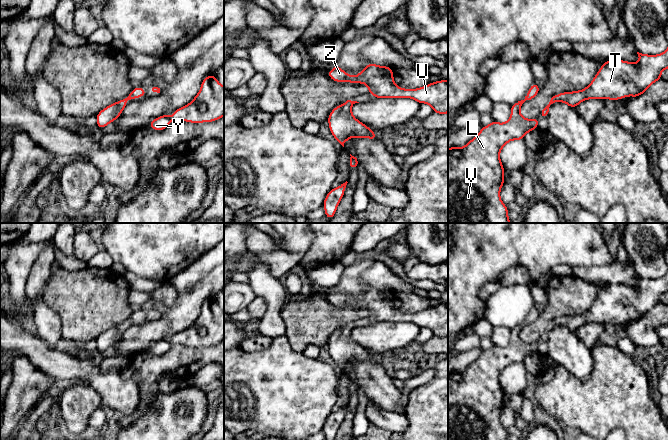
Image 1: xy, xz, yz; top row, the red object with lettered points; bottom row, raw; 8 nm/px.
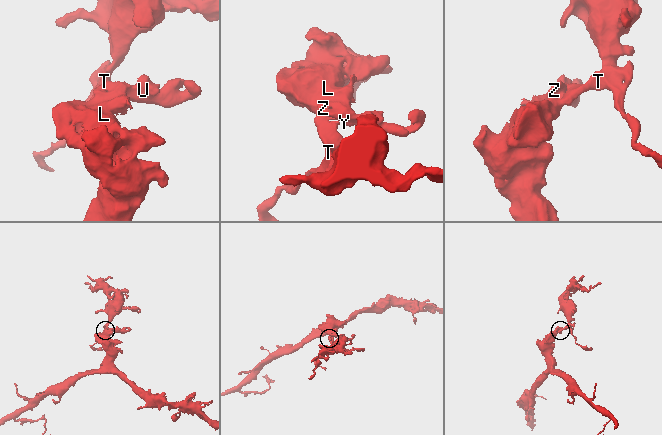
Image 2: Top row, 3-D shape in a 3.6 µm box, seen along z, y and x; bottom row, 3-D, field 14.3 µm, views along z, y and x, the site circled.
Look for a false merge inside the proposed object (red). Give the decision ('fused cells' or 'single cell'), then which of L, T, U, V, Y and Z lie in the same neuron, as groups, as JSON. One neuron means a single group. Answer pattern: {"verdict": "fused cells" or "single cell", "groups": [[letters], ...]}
{"verdict": "single cell", "groups": [["L", "T", "U", "V", "Y", "Z"]]}

